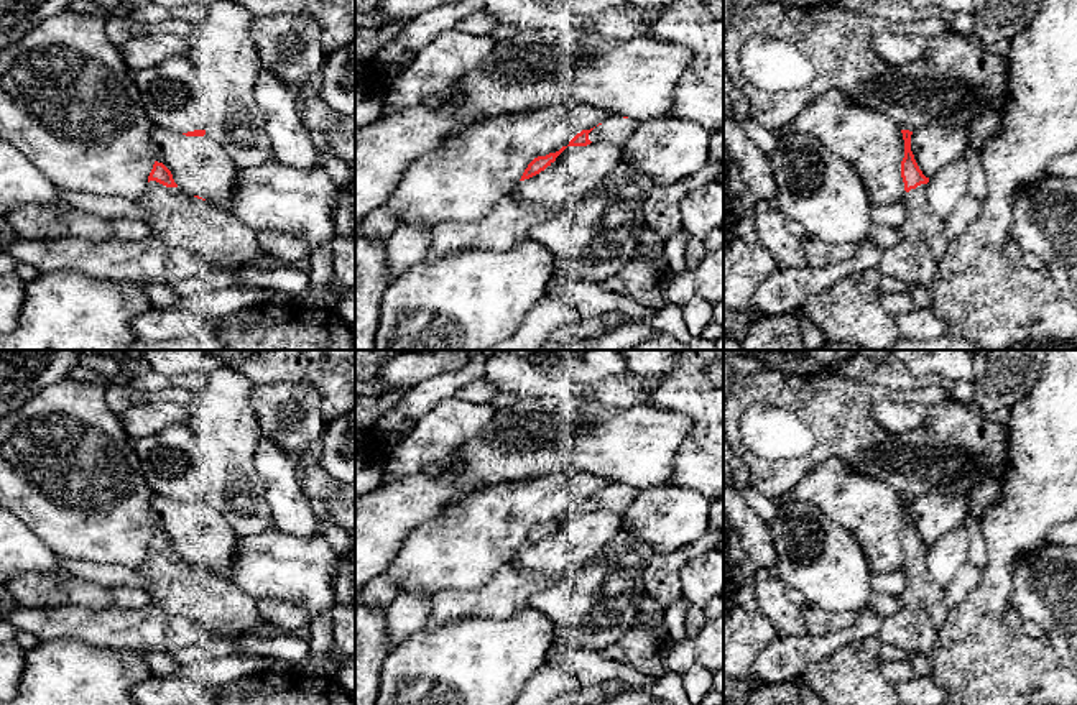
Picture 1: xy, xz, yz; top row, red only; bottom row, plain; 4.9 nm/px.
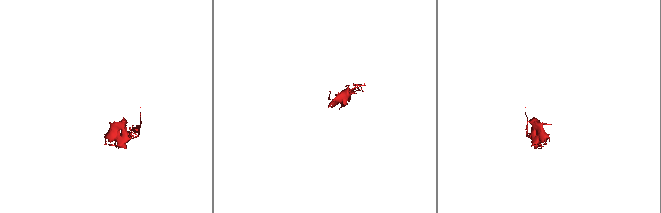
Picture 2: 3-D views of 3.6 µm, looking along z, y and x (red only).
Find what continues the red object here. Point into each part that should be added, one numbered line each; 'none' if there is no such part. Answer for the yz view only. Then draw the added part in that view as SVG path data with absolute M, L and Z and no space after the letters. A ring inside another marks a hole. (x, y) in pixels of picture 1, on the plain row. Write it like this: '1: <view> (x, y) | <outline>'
1: yz (923, 594) | M921 552L904 562L901 570L908 578L908 587L898 598L901 608L922 611L941 628L949 608L944 601L944 587L929 575L926 559L927 552Z

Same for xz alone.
1: xz (614, 497) | M610 483L589 501L589 508L592 511L617 511L623 514L636 496L638 490L635 488Z

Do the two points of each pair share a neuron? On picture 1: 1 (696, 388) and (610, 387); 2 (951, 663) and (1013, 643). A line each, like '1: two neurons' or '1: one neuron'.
1: two neurons
2: one neuron

